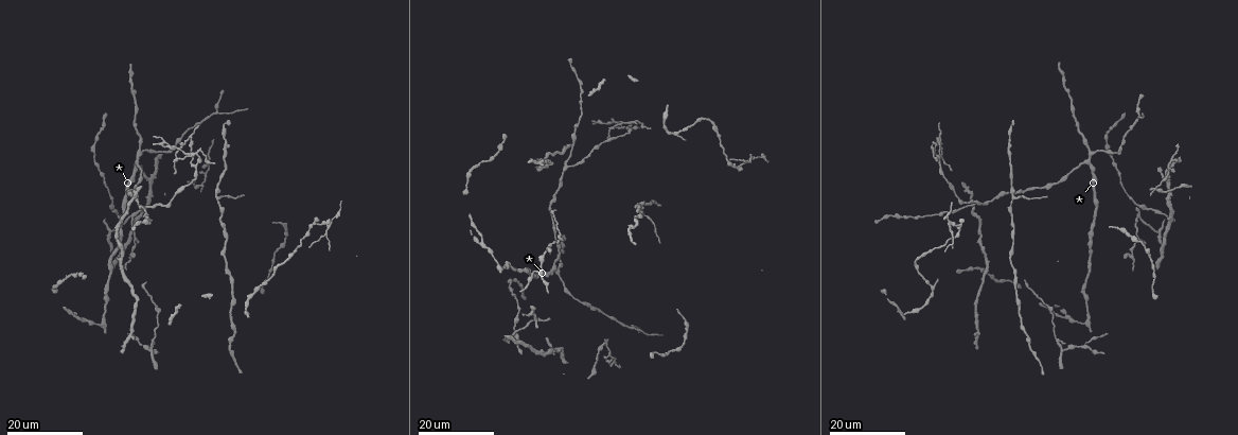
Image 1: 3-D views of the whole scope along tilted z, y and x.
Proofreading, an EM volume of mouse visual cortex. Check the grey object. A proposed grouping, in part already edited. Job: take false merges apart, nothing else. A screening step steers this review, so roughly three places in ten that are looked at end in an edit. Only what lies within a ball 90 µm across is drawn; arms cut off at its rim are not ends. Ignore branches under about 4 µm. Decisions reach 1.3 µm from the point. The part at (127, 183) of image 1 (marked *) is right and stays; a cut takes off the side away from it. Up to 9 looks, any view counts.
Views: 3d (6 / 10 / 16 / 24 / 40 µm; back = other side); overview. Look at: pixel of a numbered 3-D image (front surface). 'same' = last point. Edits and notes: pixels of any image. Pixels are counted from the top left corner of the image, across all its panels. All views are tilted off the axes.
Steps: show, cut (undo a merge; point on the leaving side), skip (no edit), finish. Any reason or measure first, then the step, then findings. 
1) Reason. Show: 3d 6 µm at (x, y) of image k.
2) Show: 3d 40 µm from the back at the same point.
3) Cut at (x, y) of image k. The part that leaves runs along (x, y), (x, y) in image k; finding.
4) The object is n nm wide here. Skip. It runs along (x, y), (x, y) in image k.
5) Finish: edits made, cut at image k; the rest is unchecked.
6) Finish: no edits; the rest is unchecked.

Four or more arms meet. Show: 3d 16 µm at (196, 165) of image 1.

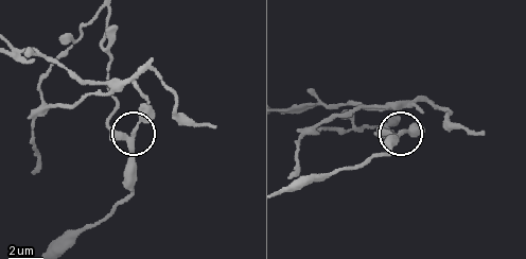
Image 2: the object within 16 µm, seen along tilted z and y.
Show: 3d 10 µm at (129, 134) of image 2.

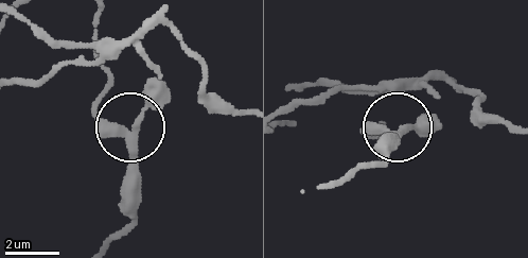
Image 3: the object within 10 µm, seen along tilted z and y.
4 arms meet here. Cut at (95, 105) of image 3. The part that leaves runs along (125, 135), (97, 107), (107, 80), (97, 11) in image 3; a second cell is stuck on.

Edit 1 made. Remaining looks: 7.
Show: overview.

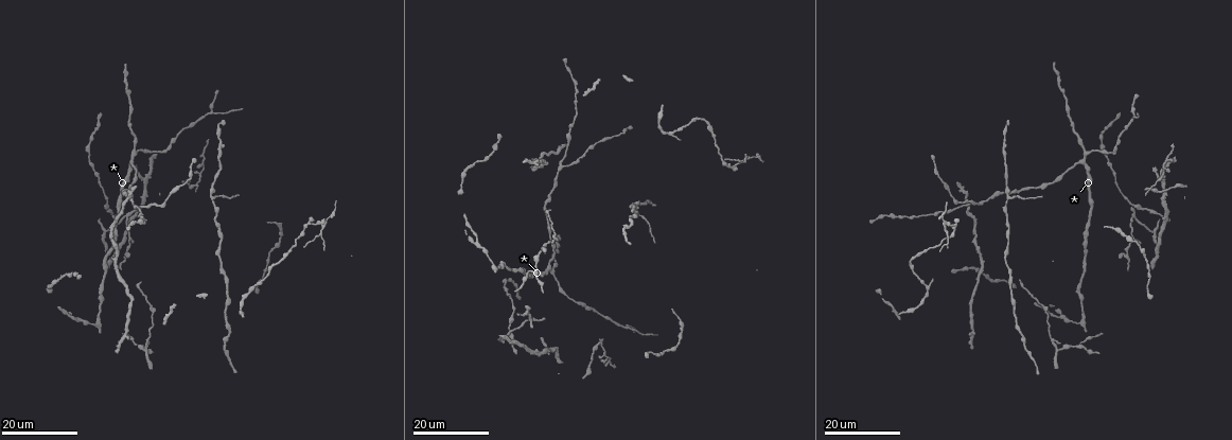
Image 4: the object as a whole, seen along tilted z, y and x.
Show: 3d 16 µm at (944, 230) of image 4.

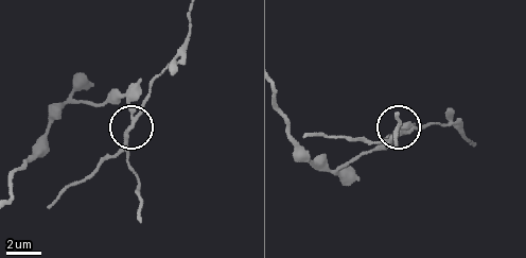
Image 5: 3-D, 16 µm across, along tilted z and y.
Show: 3d 10 µm at (403, 134) of image 5.

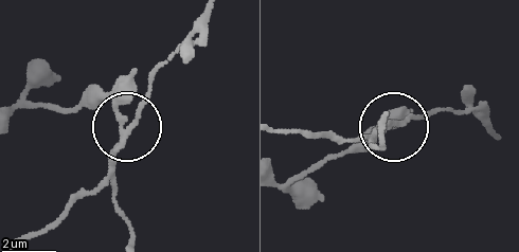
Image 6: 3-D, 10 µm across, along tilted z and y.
Skip. Continuous, no second cell.

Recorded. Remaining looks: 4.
Arms run side by side. Show: 3d 24 µm at (1151, 188) of image 4.

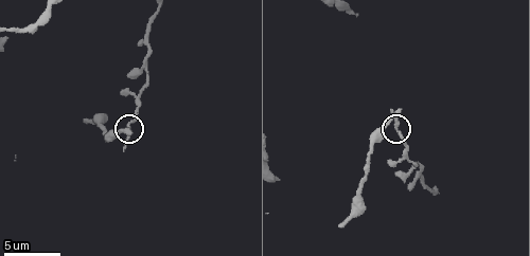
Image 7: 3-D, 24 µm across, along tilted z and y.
Show: 3d 6 µm at (395, 126) of image 7.

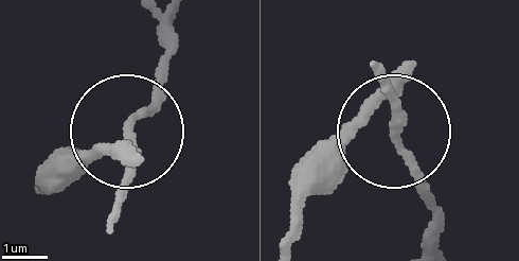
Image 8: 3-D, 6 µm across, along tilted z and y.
The side arm is 16 µm long. Skip. All the same cell.

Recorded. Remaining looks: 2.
Three arms meet. Show: 3d 16 µm at (145, 61) of image 7.

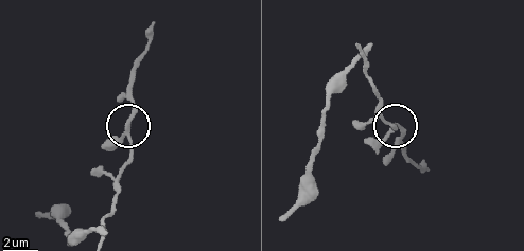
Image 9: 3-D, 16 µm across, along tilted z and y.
Other side. Show: 3d 16 µm from the back at (127, 125) of image 9.

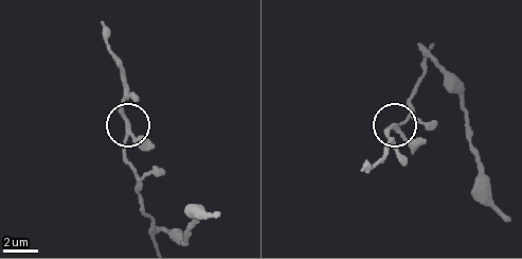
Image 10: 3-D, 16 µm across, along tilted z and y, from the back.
3 arms meet here. Skip. Continuous, no second cell.

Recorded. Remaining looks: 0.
Finish: edits made, cut at image 3; the rest is unchecked.

